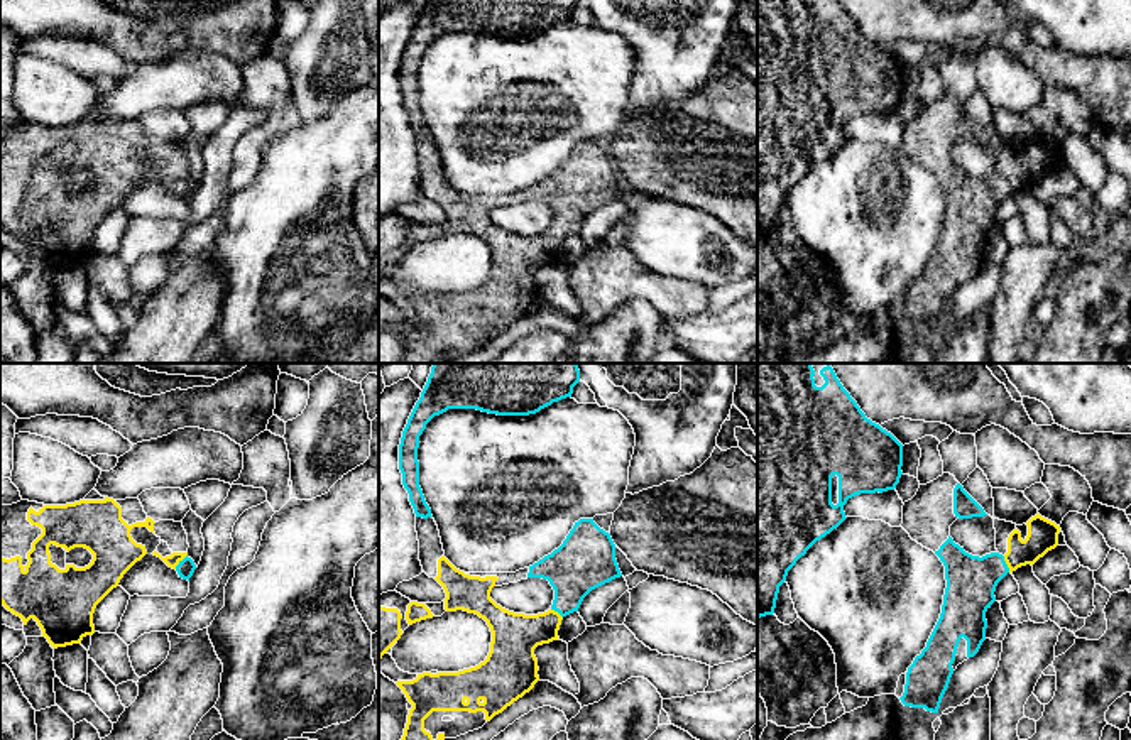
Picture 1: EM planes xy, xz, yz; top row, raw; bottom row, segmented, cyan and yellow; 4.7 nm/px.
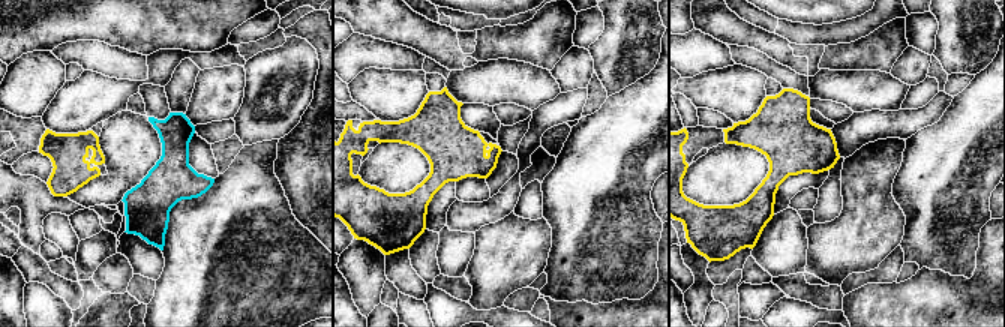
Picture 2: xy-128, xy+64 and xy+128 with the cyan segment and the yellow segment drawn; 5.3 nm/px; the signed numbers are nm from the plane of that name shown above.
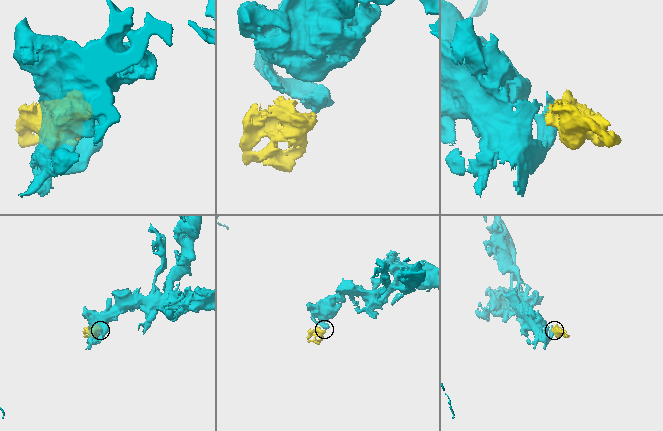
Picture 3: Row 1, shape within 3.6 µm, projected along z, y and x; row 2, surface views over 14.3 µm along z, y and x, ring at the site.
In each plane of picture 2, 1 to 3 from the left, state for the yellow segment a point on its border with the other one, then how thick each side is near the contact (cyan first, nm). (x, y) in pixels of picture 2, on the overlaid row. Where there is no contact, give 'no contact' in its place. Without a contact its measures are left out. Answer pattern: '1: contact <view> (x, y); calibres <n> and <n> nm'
1: no contact
2: no contact
3: no contact

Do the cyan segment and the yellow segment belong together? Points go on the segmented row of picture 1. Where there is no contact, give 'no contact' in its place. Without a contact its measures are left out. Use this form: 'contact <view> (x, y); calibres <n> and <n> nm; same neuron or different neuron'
contact yz (1006, 565); calibres 240 and 140 nm; same neuron

